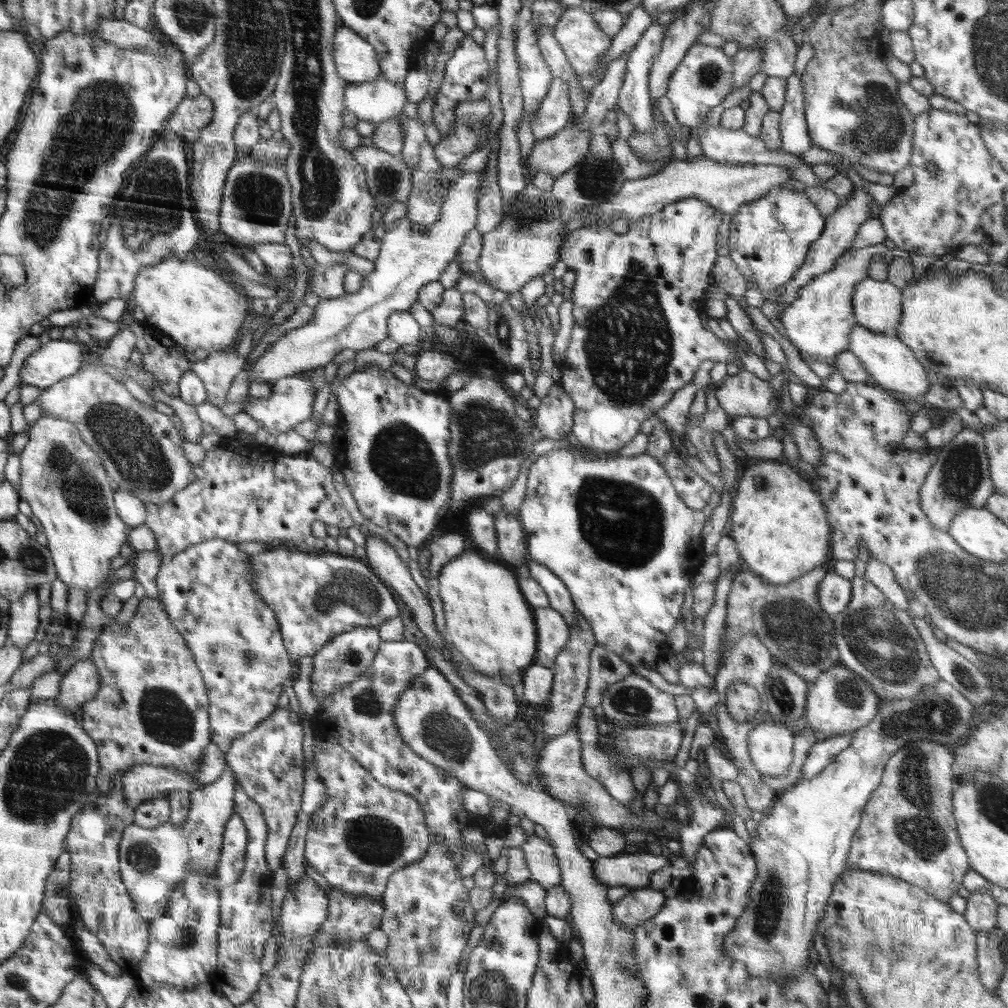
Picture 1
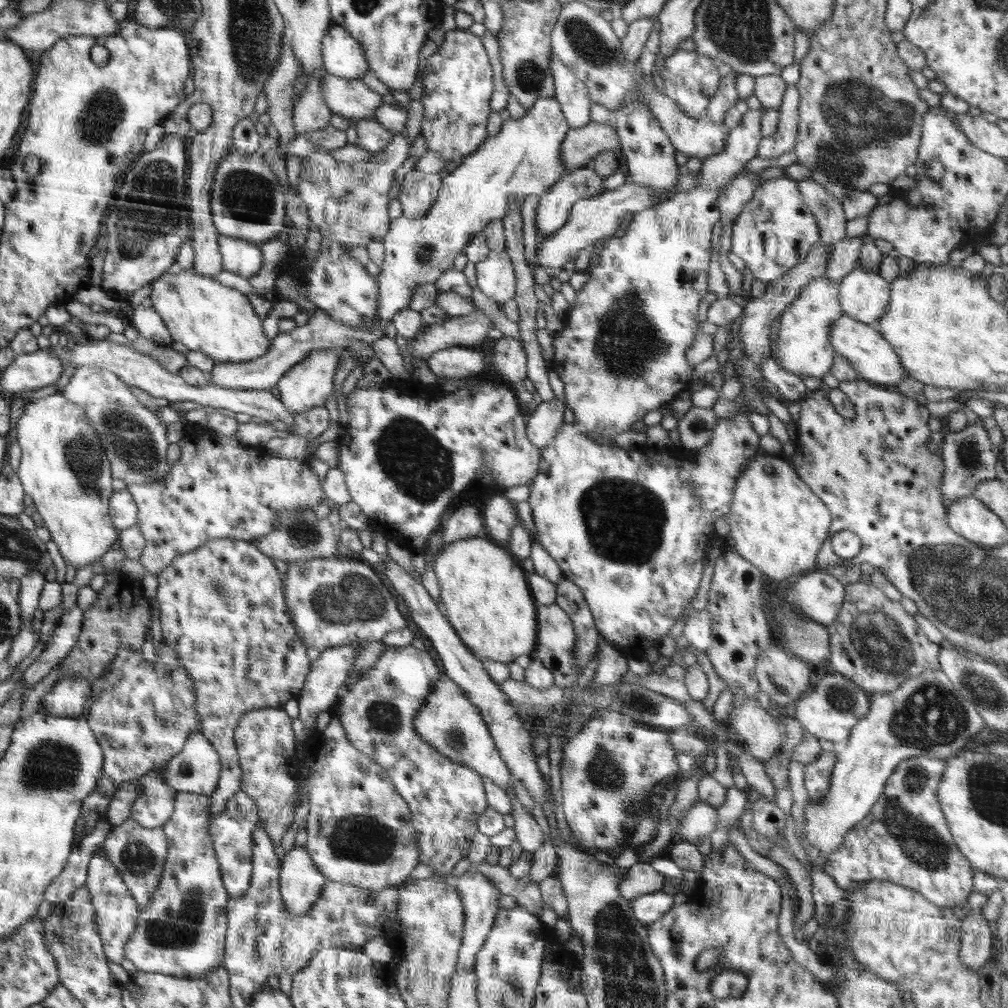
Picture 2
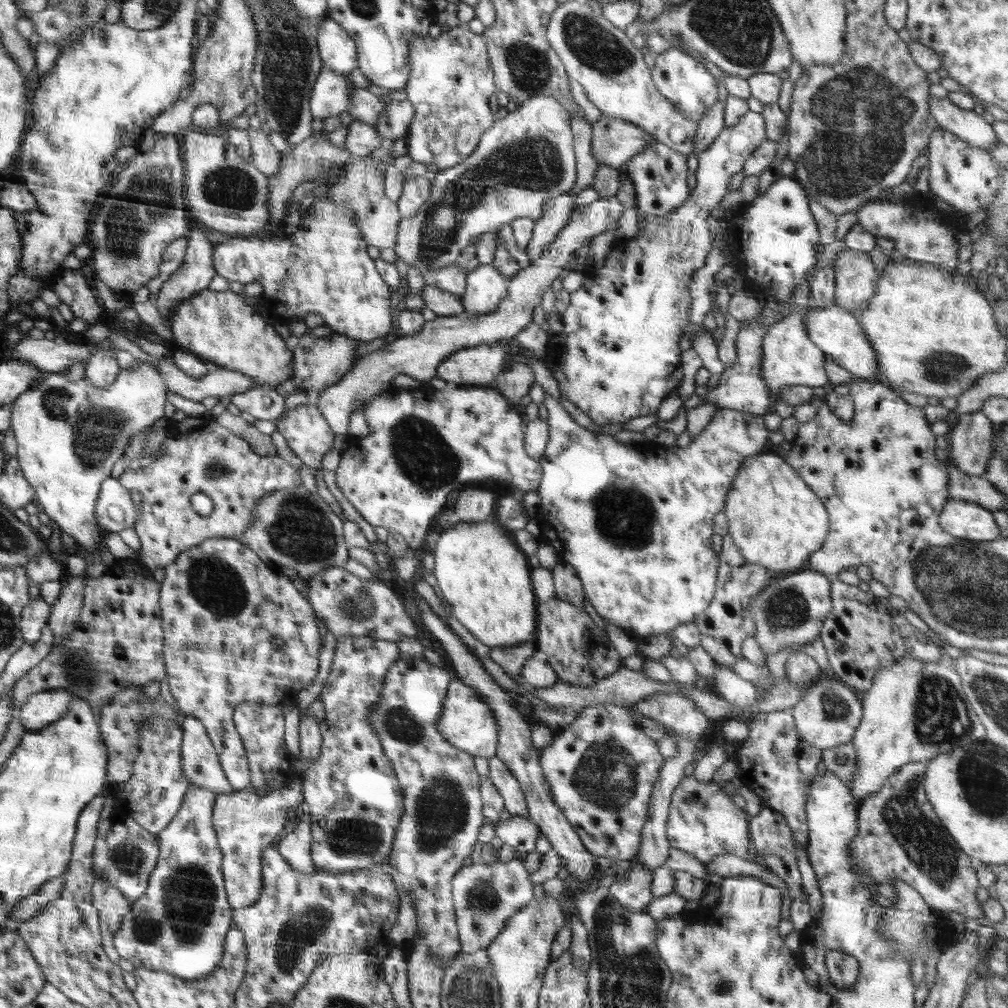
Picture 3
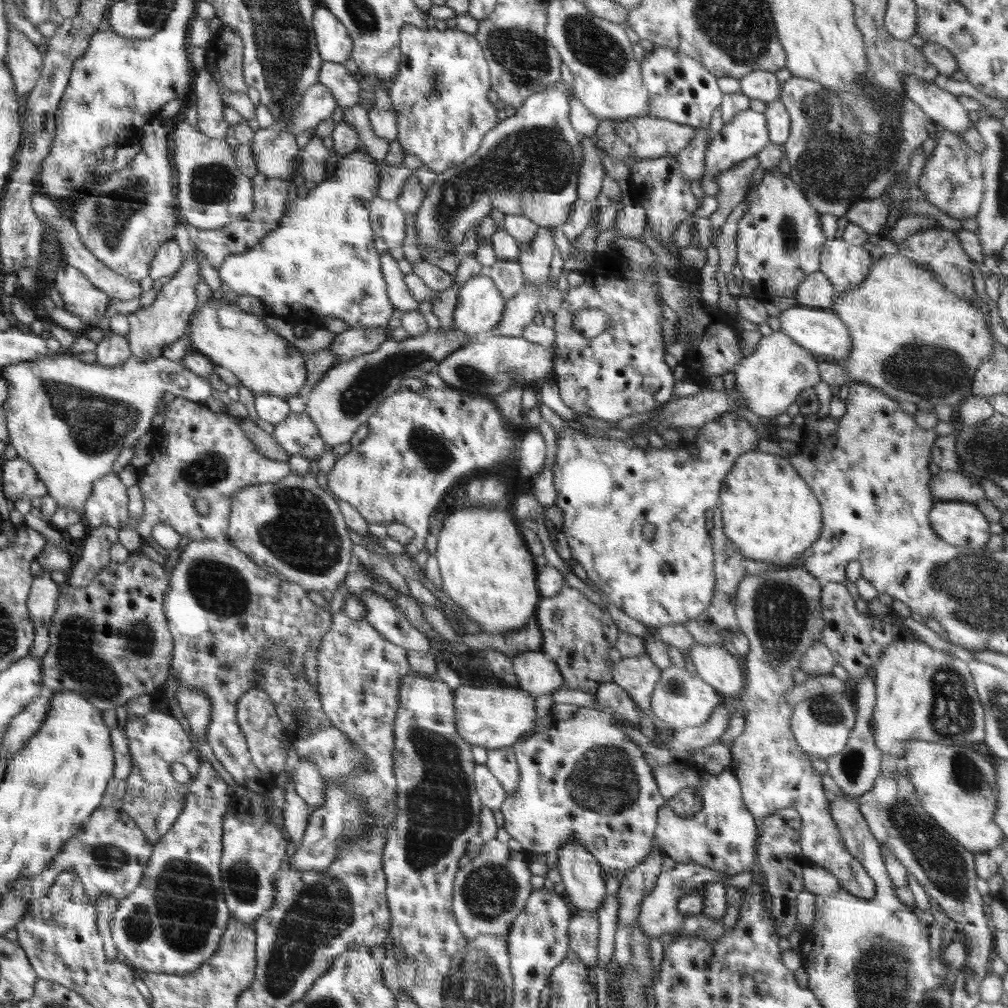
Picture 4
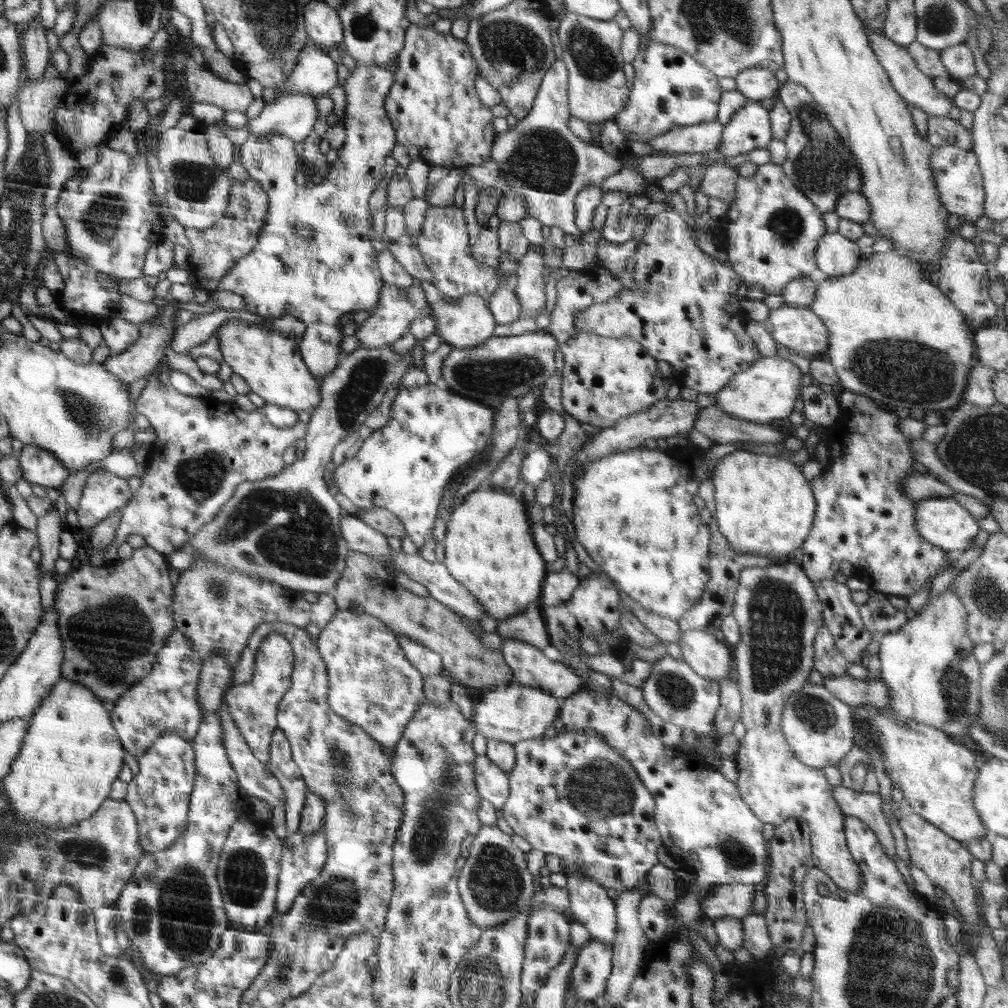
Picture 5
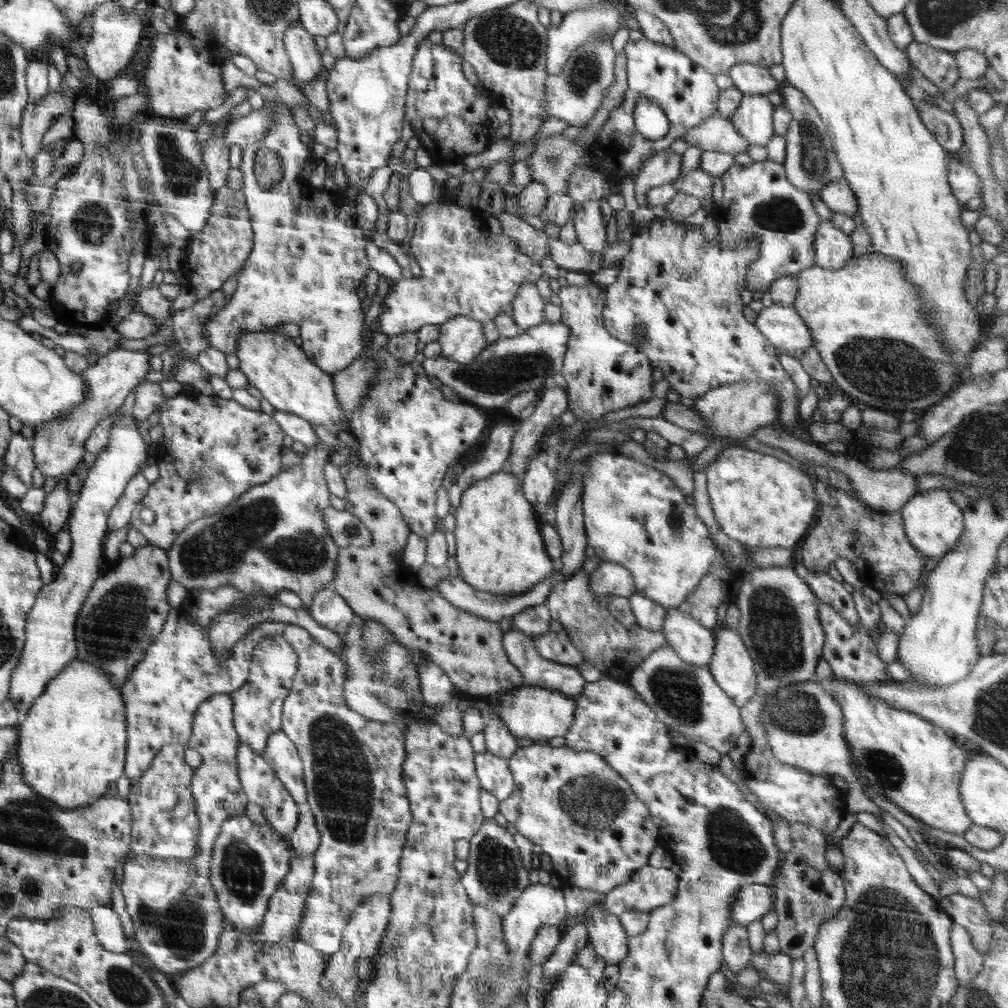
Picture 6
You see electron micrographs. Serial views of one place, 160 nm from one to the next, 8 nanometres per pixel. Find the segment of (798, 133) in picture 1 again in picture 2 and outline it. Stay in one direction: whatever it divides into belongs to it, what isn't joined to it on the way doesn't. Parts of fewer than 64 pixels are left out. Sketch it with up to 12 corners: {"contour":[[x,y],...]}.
{"contour":[[787,85],[777,109],[777,131],[760,141],[756,157],[794,150],[799,90]]}

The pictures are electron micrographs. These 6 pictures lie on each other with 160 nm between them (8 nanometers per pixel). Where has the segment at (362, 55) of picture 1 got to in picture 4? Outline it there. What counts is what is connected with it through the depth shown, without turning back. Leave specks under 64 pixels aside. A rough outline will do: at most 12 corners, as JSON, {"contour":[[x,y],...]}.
{"contour":[[323,4],[313,29],[323,61],[343,64],[353,40]]}

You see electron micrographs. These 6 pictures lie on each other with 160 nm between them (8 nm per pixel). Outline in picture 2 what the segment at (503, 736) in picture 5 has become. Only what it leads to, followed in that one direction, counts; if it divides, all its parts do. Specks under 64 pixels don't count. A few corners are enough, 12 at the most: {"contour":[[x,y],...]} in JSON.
{"contour":[[444,673],[413,718],[450,761],[505,791],[488,725]]}

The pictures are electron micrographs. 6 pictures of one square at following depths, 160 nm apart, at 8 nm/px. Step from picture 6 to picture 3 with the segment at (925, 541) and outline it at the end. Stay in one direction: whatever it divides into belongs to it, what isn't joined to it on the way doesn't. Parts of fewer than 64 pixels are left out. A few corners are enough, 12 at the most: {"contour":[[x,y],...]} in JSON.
{"contour":[[949,499],[939,523],[956,539],[995,542],[1002,529],[993,513]]}

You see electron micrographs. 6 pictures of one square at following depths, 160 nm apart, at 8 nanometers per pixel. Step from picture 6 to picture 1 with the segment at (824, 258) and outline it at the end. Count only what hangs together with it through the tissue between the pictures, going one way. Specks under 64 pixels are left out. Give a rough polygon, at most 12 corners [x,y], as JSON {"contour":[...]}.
{"contour":[[867,277],[854,285],[856,324],[895,336],[902,292]]}

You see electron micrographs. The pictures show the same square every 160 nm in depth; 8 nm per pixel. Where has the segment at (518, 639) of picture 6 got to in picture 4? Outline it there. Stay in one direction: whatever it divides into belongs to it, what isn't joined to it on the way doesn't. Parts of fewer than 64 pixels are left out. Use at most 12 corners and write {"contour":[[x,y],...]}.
{"contour":[[542,651],[512,657],[520,689],[534,696],[565,687]]}

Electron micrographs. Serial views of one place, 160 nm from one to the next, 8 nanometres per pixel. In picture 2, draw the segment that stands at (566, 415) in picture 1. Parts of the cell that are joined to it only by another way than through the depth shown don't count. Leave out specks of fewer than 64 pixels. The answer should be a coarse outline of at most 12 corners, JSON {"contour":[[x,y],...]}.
{"contour":[[550,400],[527,416],[530,442],[551,447],[564,422],[564,404]]}

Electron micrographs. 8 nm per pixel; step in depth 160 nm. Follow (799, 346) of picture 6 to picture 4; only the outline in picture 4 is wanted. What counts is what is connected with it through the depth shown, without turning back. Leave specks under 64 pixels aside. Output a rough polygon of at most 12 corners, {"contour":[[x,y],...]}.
{"contour":[[796,305],[780,332],[842,367],[851,342],[830,309]]}

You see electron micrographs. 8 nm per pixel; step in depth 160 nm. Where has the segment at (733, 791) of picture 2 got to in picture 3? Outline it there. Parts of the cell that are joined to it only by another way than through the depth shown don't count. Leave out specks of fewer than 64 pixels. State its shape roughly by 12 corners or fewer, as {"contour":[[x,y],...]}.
{"contour":[[724,853],[705,863],[710,877],[746,876],[776,887],[780,917],[790,921],[792,900],[780,878],[759,861]]}

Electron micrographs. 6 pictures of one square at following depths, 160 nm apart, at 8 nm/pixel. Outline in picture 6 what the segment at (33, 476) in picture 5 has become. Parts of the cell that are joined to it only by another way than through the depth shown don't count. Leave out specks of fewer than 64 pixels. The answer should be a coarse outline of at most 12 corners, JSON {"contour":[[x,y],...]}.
{"contour":[[118,349],[80,375],[84,403],[35,430],[36,470],[57,479],[84,441],[151,368],[148,350]]}

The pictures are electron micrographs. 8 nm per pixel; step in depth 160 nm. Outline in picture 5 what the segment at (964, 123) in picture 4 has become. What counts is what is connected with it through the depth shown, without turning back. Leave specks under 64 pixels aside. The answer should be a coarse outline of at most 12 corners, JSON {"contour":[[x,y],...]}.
{"contour":[[866,30],[895,91],[928,116],[946,118],[953,101],[918,70],[907,47]]}

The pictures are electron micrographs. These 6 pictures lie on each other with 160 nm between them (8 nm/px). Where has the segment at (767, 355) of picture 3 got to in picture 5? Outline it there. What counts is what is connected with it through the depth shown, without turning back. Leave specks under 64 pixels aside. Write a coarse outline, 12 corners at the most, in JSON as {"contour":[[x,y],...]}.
{"contour":[[761,356],[716,392],[715,407],[755,423],[795,410],[802,371]]}

